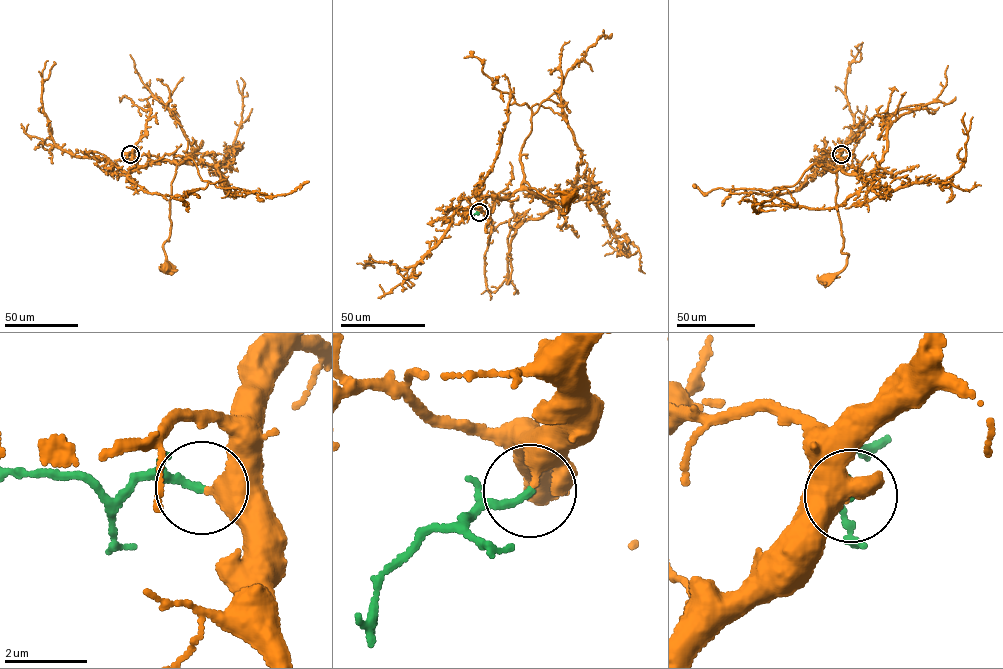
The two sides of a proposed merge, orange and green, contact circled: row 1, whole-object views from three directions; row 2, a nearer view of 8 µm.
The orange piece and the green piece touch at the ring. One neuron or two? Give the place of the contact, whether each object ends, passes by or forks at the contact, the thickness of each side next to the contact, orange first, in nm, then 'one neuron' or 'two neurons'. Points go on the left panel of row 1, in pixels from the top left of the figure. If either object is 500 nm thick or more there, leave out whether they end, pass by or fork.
place (130, 154); orange ends; green ends; calibres 420 and 190 nm; one neuron

